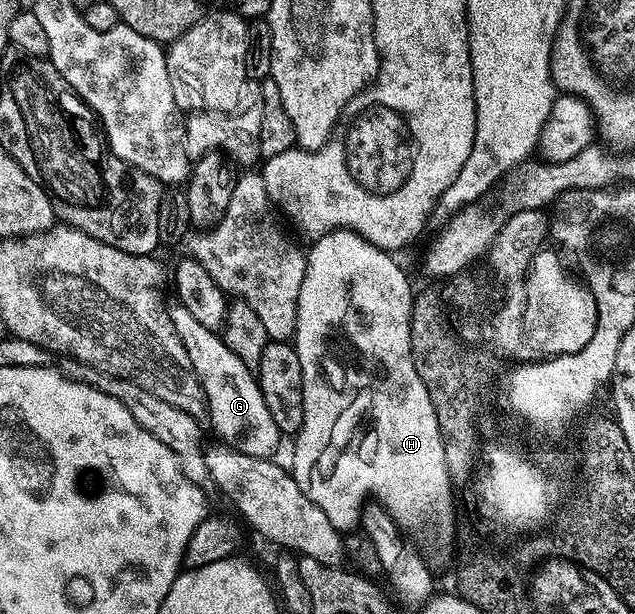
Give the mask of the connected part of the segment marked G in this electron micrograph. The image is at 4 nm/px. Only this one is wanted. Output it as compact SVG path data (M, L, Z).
M172 302L172 305L169 303L166 309L182 346L186 346L186 354L190 354L190 366L194 366L194 374L198 374L200 379L204 400L208 403L208 420L210 425L212 424L213 430L220 435L217 437L223 443L238 449L242 454L271 457L272 451L279 446L280 440L282 441L282 433L278 430L278 426L274 426L274 418L270 418L270 410L266 410L266 402L262 398L260 381L255 371L248 368L246 362L242 362L242 358L238 358L238 354L234 354L234 350L230 350L230 346L226 346L220 332L206 330L206 326L202 326L202 322L198 322L190 315L190 310L186 310L186 306Z

